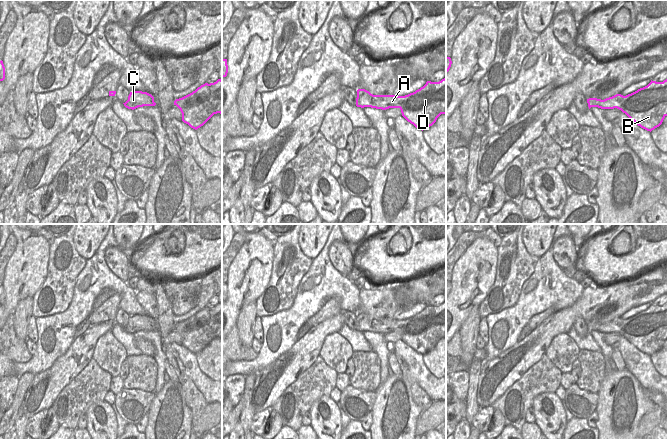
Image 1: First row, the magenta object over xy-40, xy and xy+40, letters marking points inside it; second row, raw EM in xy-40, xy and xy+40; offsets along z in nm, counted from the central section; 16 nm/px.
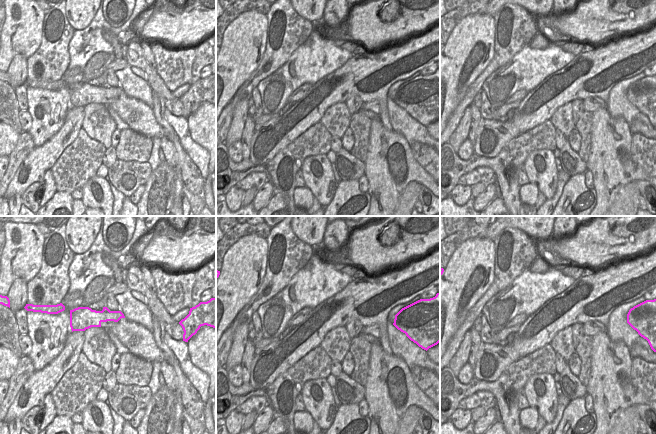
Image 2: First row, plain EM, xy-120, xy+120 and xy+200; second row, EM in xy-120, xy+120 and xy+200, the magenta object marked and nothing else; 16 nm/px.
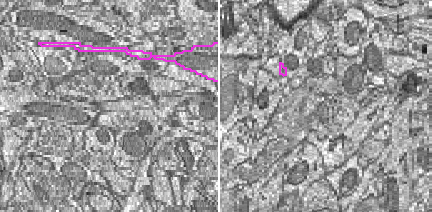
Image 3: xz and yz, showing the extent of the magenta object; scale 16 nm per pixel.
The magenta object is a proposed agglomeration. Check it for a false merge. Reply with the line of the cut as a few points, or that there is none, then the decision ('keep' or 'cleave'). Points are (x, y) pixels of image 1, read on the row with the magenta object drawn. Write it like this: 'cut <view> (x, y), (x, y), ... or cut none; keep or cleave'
cut none; keep

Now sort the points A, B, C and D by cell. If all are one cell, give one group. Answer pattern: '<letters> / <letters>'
A B C D

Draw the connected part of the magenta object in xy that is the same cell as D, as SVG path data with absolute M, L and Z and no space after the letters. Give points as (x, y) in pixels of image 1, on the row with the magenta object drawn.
M446 78L439 82L427 81L423 87L405 96L373 95L358 89L356 106L382 110L399 108L408 122L423 131L441 114L446 114Z

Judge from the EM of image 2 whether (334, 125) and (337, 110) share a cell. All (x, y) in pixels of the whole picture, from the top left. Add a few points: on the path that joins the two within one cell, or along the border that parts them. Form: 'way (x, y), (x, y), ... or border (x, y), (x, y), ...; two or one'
way (336, 121), (337, 114); one

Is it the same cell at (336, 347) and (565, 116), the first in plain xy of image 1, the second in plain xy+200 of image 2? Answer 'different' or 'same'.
same

